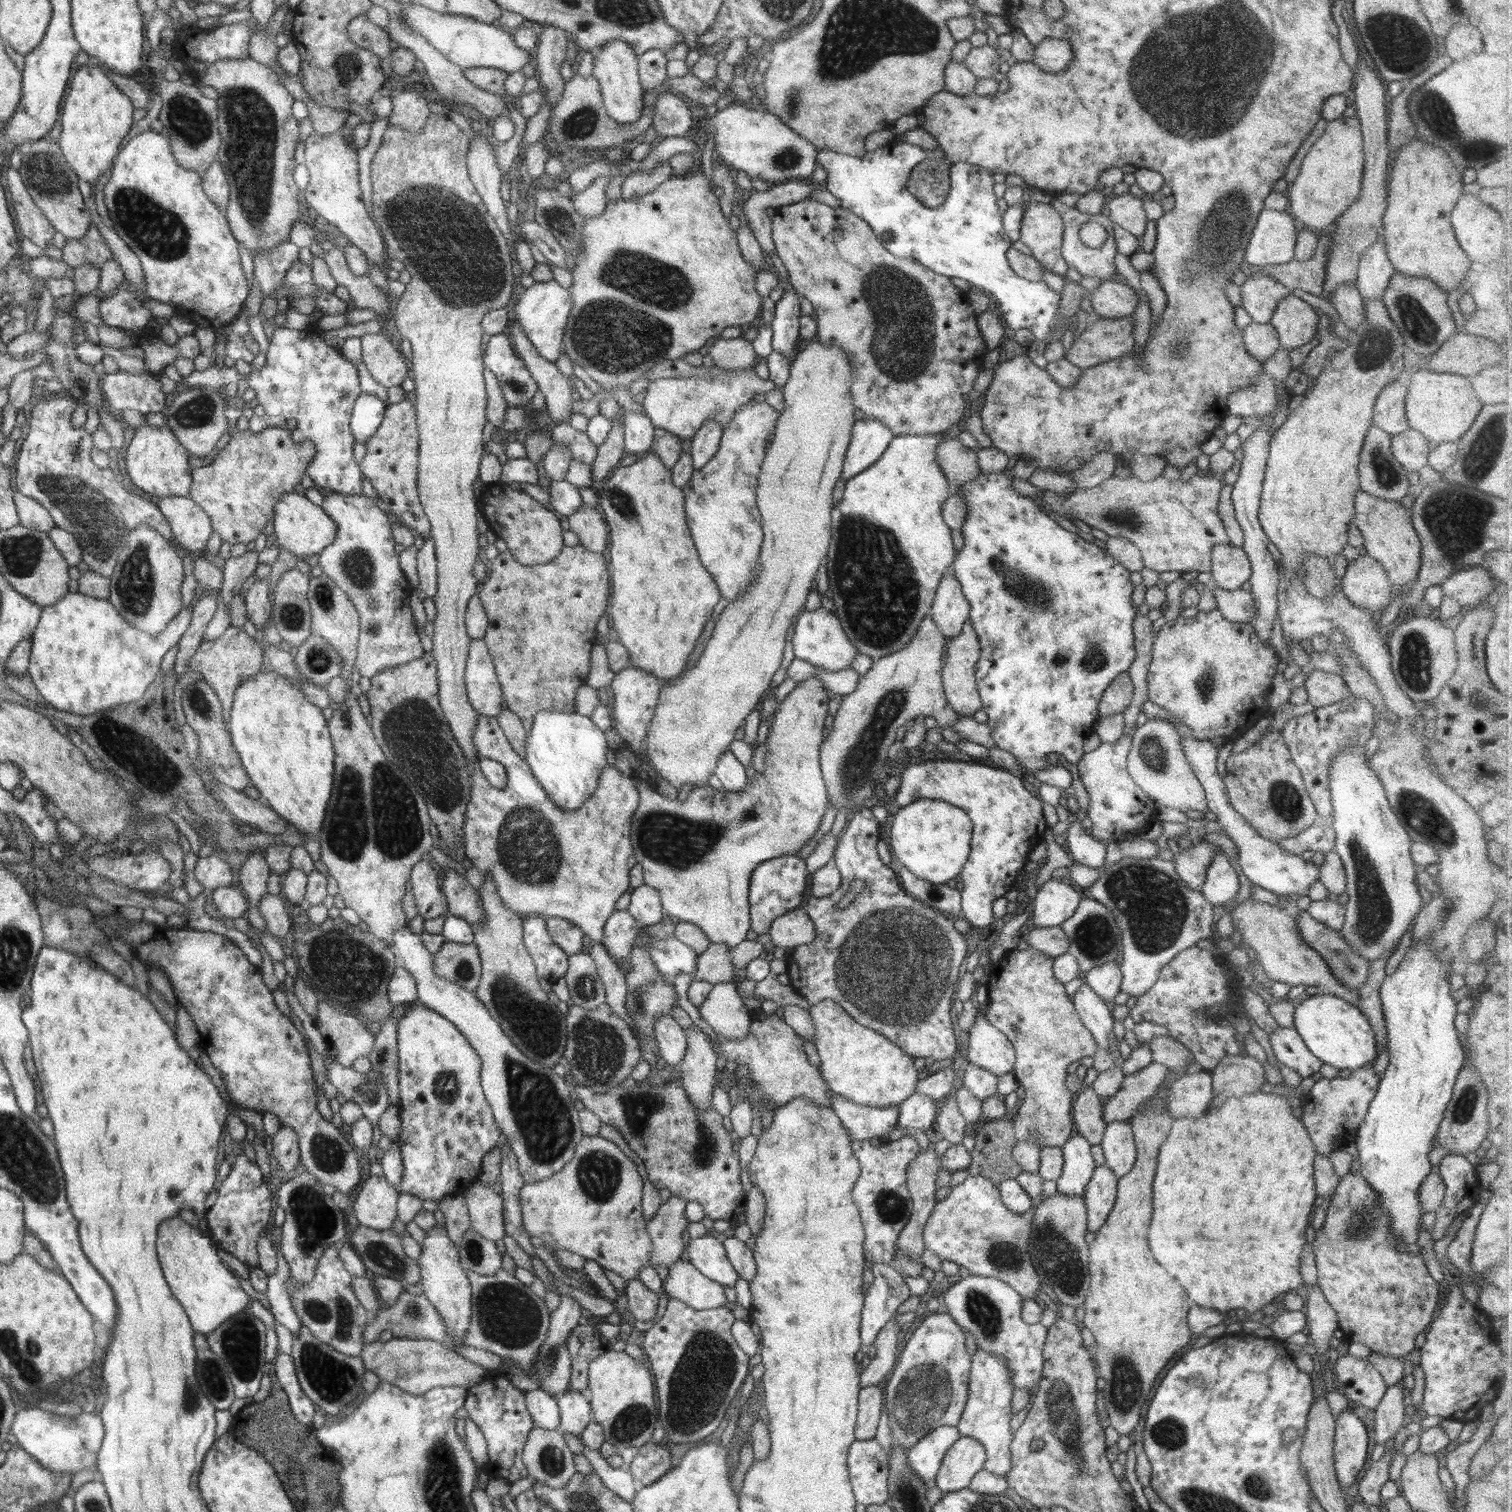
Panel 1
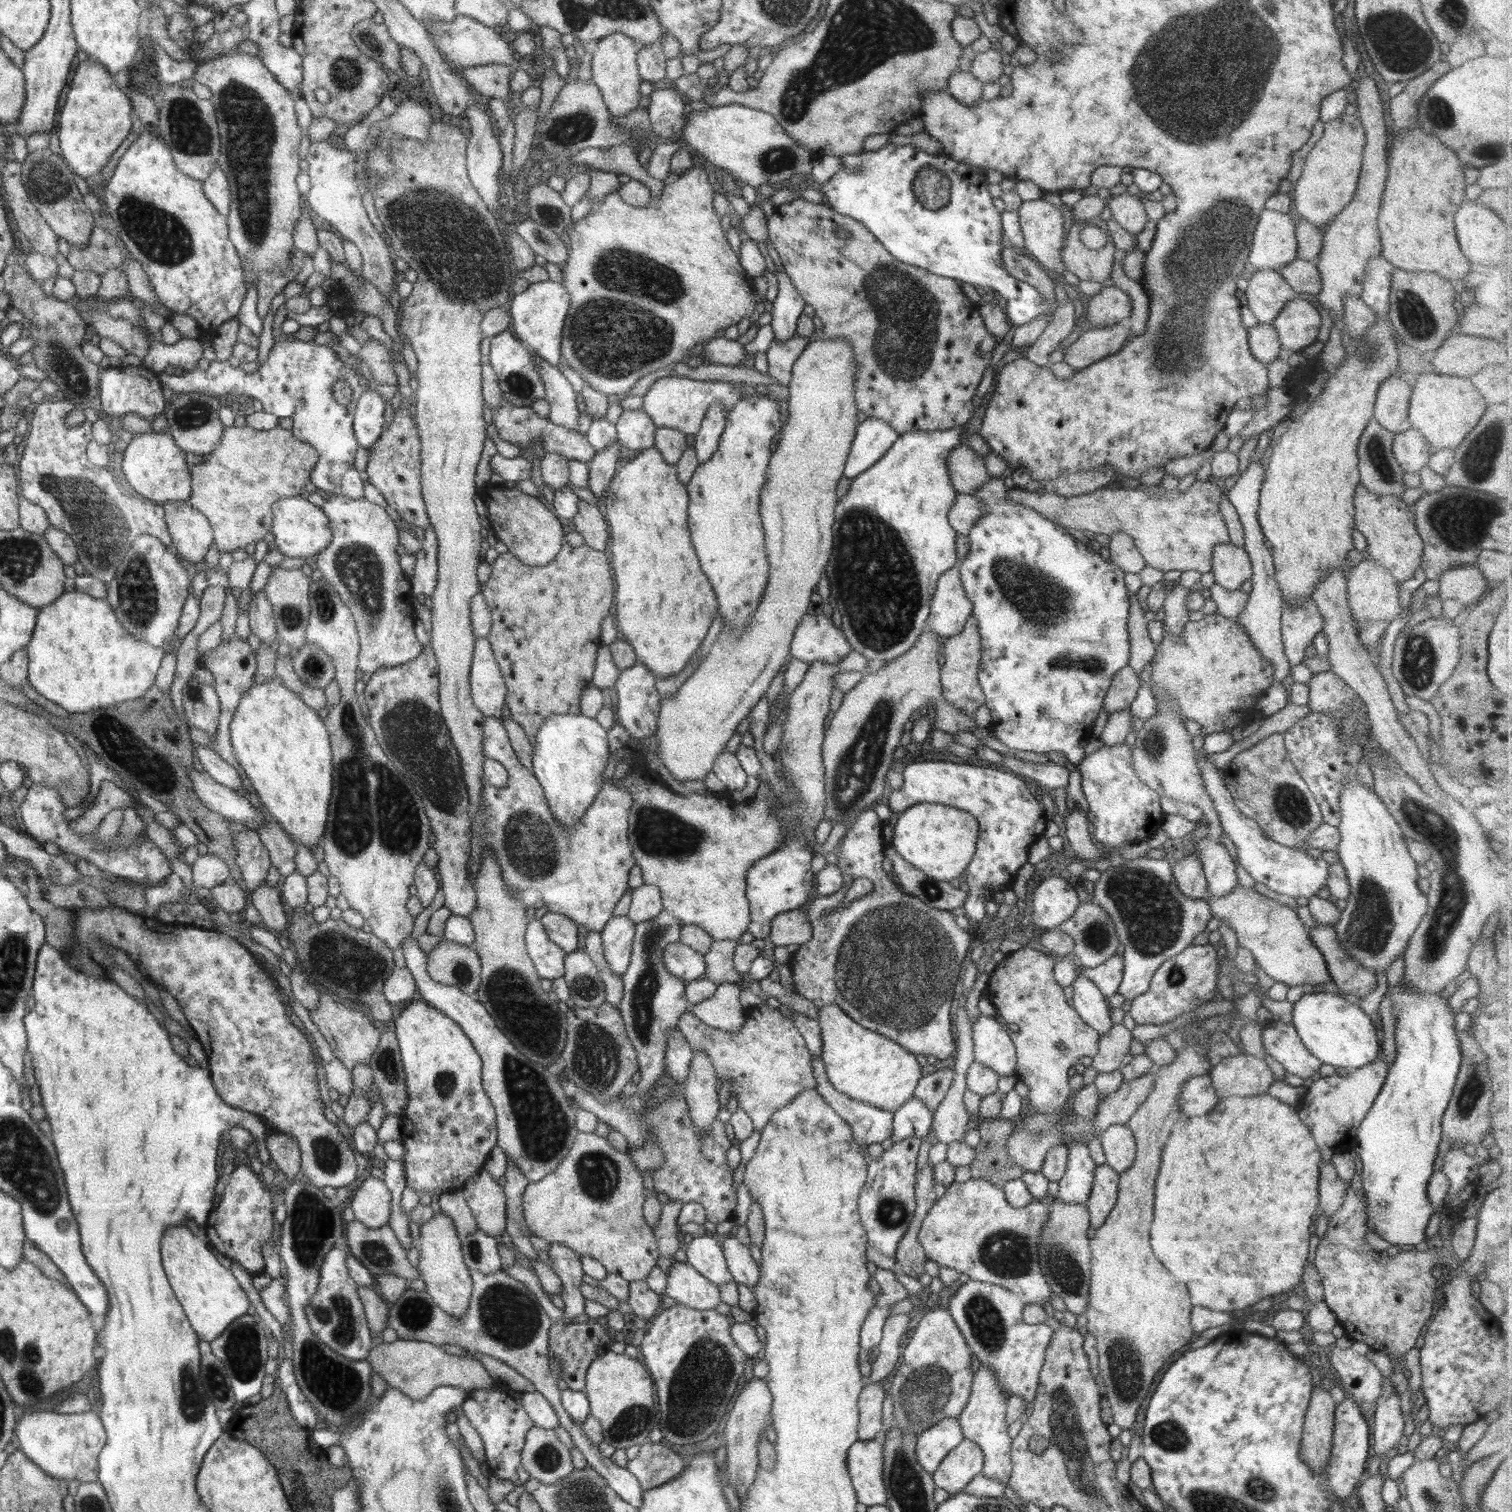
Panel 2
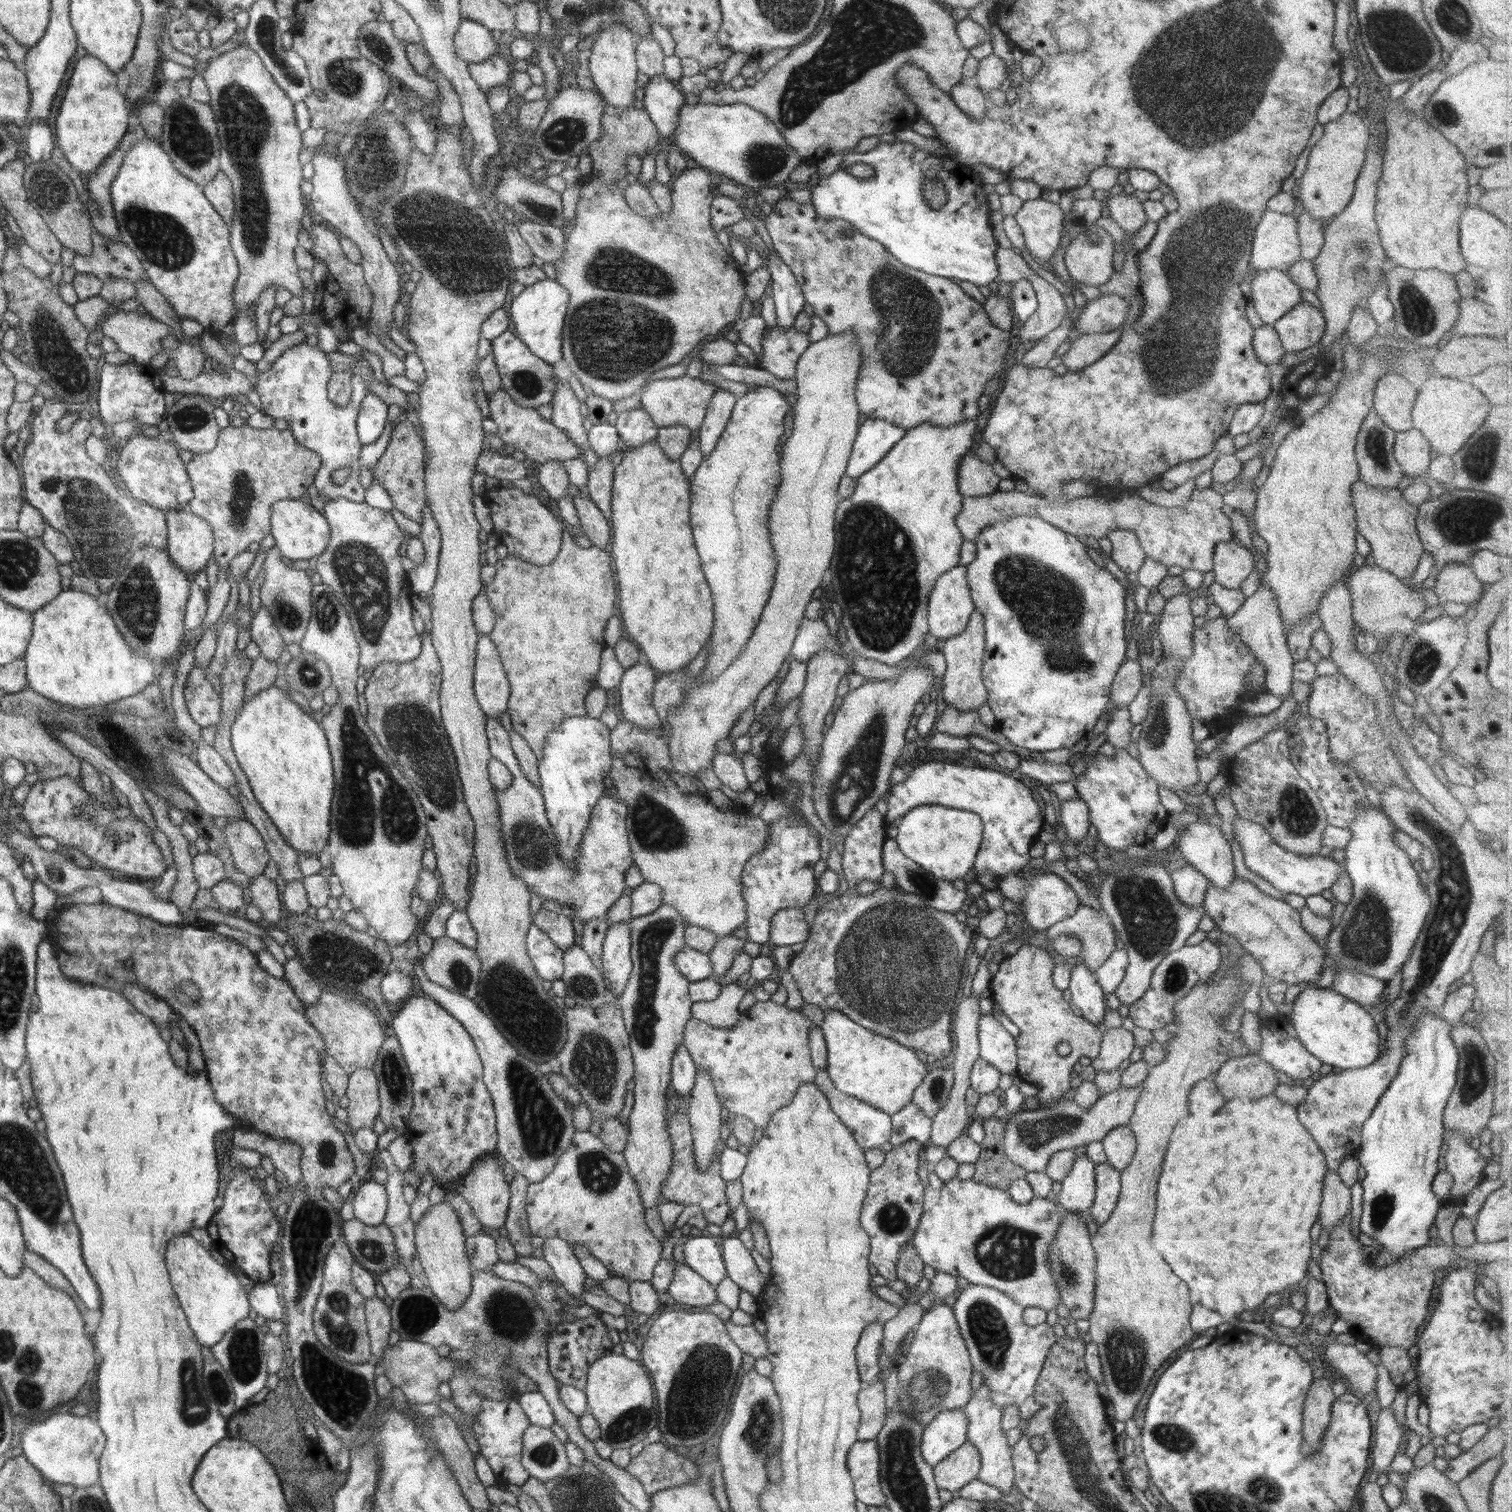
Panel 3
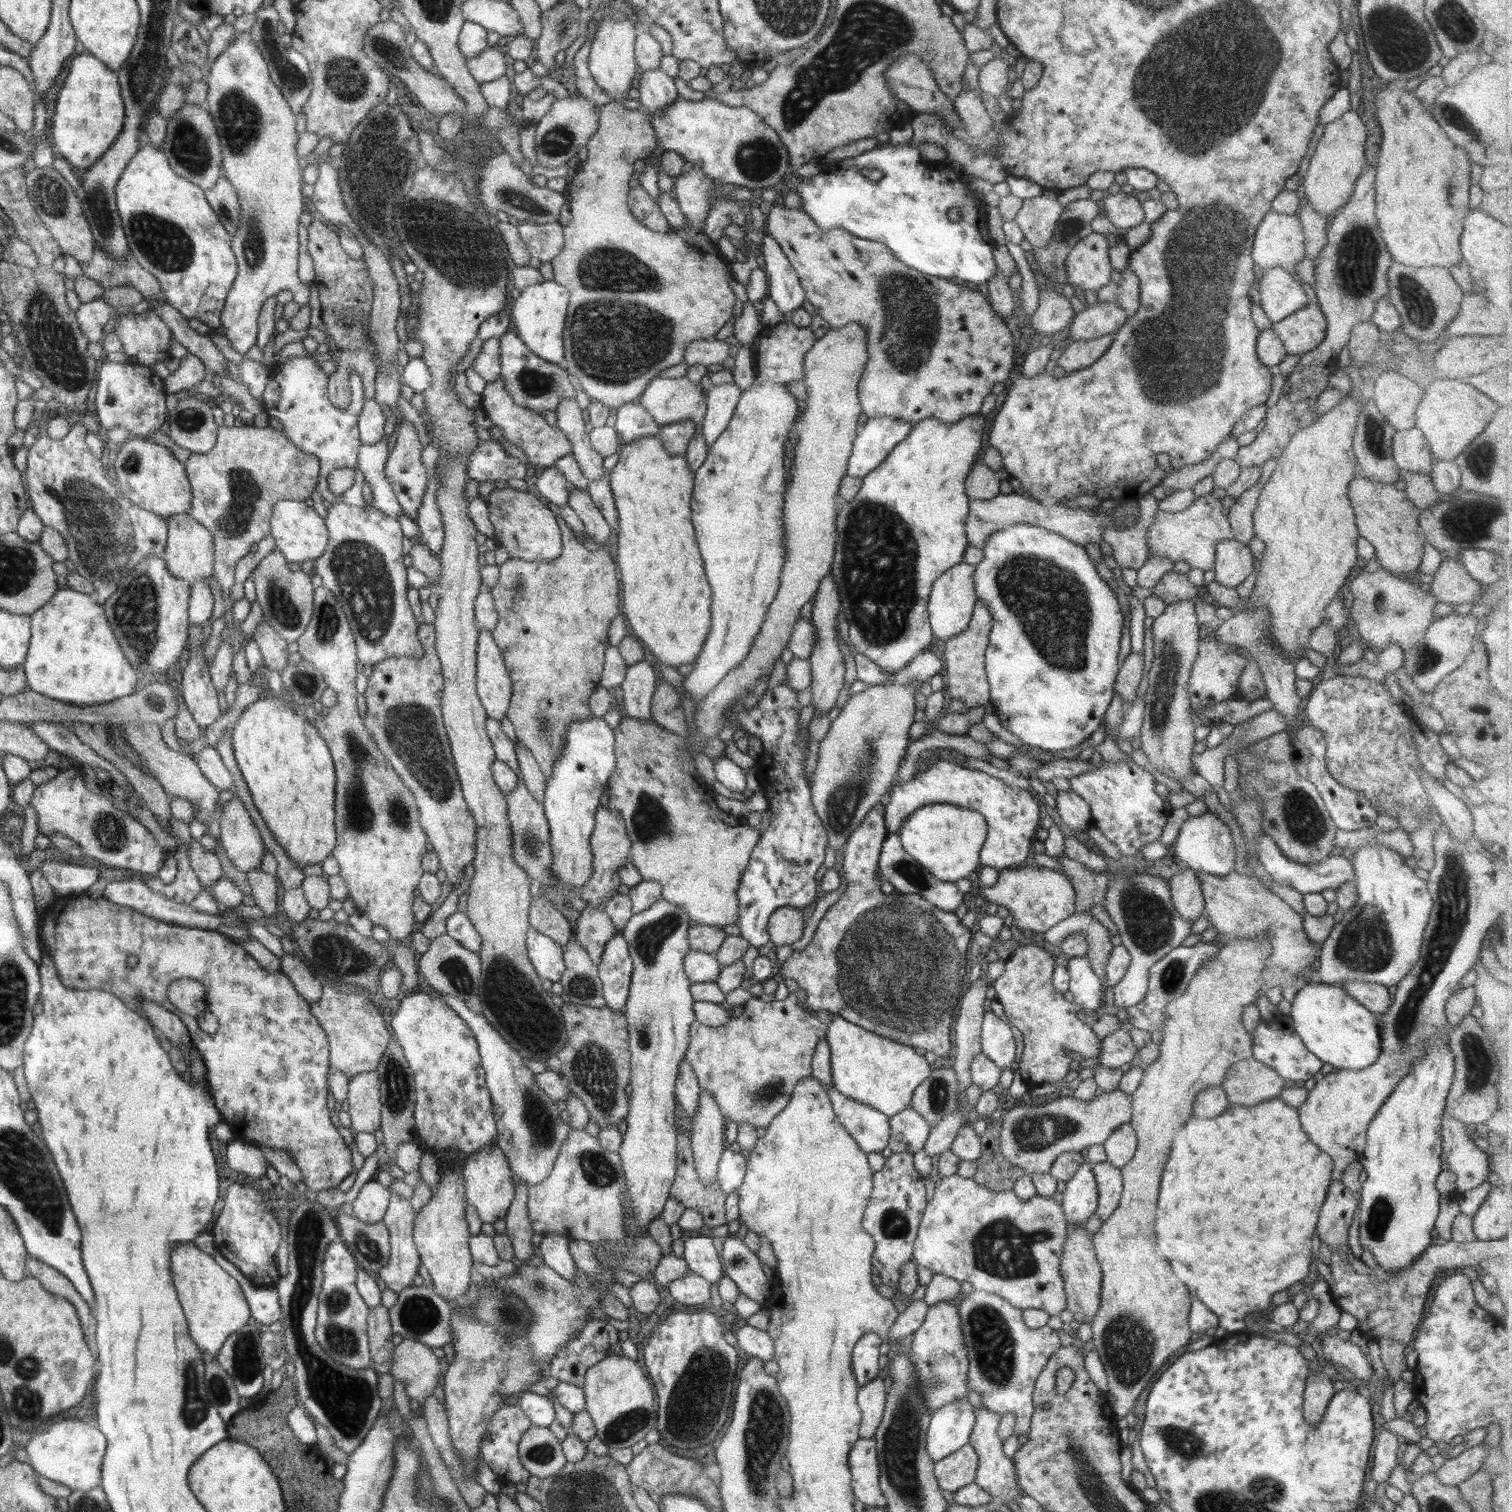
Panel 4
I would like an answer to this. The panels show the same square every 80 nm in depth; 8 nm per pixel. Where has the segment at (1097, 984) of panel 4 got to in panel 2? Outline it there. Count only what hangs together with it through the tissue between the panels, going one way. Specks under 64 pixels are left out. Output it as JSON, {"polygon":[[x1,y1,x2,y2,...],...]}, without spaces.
{"polygon":[[1081,972,1074,979,1072,988,1074,988,1072,1004,1079,1017,1096,1032,1099,1032,1099,1036,1106,1034,1114,1025,1107,998,1099,991,1094,982]]}

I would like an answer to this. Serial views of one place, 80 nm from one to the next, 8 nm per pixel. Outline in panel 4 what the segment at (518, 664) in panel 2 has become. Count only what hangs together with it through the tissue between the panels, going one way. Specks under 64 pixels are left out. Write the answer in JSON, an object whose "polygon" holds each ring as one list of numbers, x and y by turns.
{"polygon":[[564,522,560,524,560,530,564,548,556,560,543,563,508,557,498,564,498,582,488,588,495,600,498,616,496,627,491,632,492,638,502,652,512,682,507,717,514,726,516,738,530,750,545,777,551,775,553,763,558,759,562,745,566,745,568,725,593,716,588,701,602,677,604,654,610,646,608,628,612,620,621,614,620,580,610,546,590,551,584,547,582,539,576,542,576,537,581,536]]}

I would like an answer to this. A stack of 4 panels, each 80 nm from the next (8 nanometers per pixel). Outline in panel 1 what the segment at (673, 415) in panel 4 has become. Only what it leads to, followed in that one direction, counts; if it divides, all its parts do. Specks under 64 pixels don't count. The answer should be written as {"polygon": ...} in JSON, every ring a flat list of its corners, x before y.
{"polygon":[[752,368,725,371,722,376,709,378,659,378,653,380,646,389,643,400,644,414,655,428,673,432,680,440,693,438,702,422,708,419,718,421,723,428,730,422,738,408,754,401,754,394,766,394,780,388,772,380,760,378]]}

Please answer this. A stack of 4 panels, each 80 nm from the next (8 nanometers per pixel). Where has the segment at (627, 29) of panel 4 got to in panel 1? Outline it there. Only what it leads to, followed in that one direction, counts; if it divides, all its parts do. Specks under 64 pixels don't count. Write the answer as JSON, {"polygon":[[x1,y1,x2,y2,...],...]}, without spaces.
{"polygon":[[620,37,611,40,600,49,600,54,594,57,591,76,600,83,606,112,619,124,636,122,645,107,642,102,642,94,645,93,645,90,639,79,639,64,634,49]]}

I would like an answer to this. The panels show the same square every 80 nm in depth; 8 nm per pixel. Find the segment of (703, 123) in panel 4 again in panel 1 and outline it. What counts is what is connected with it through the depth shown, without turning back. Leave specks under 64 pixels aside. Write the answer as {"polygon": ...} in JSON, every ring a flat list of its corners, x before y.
{"polygon":[[732,103,723,110,717,110,713,116,710,116,704,124,706,136,714,136,715,157,736,171,745,172,750,179,759,178,770,185,772,183,783,183,789,179,798,180,812,176,817,166,816,147,810,145,810,141,802,139,796,135,792,129,788,128,776,115,758,110,751,110,743,107,743,104]]}

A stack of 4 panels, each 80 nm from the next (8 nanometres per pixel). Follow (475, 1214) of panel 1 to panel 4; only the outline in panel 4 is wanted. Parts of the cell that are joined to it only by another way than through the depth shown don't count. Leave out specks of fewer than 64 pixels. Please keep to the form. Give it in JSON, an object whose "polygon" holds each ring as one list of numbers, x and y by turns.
{"polygon":[[495,1142,487,1144,468,1156,462,1166,460,1173,465,1180,467,1201,476,1208,481,1222,494,1225,496,1220,505,1219,515,1195,516,1185,512,1181,512,1170,510,1170,508,1160,499,1146]]}

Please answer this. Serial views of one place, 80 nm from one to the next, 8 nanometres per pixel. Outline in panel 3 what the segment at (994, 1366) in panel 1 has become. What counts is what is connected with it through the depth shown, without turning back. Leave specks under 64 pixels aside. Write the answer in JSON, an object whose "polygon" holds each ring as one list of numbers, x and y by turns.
{"polygon":[[983,1382,976,1392,972,1394,970,1400,963,1406,967,1418,967,1441,971,1442,980,1453,981,1469,977,1474,982,1482,991,1484,1005,1497,1011,1497,1016,1493,1015,1470,1011,1461,1011,1446,1008,1446,1006,1432,1001,1427,1003,1411,990,1398,989,1388]]}

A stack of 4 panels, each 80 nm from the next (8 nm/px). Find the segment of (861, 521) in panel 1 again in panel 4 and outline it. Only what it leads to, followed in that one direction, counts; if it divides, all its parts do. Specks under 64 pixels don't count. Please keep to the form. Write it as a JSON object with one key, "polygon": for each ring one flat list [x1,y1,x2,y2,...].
{"polygon":[[981,414,970,415,955,423,943,423,935,418,925,418,911,427,908,436,899,442,890,454,872,471,862,478,862,486,852,500,842,500,837,509,837,543,830,574,836,580,836,586,841,598,842,612,850,624,849,639,854,646,854,652,866,656,875,662,886,675,894,675,908,666,916,655,929,649,934,638,929,624,927,604,932,592,934,581,950,567,962,563,969,542,966,536,965,520,969,513,969,496,965,491,965,482,974,463,979,460,982,452,982,438,986,434,986,422]]}

